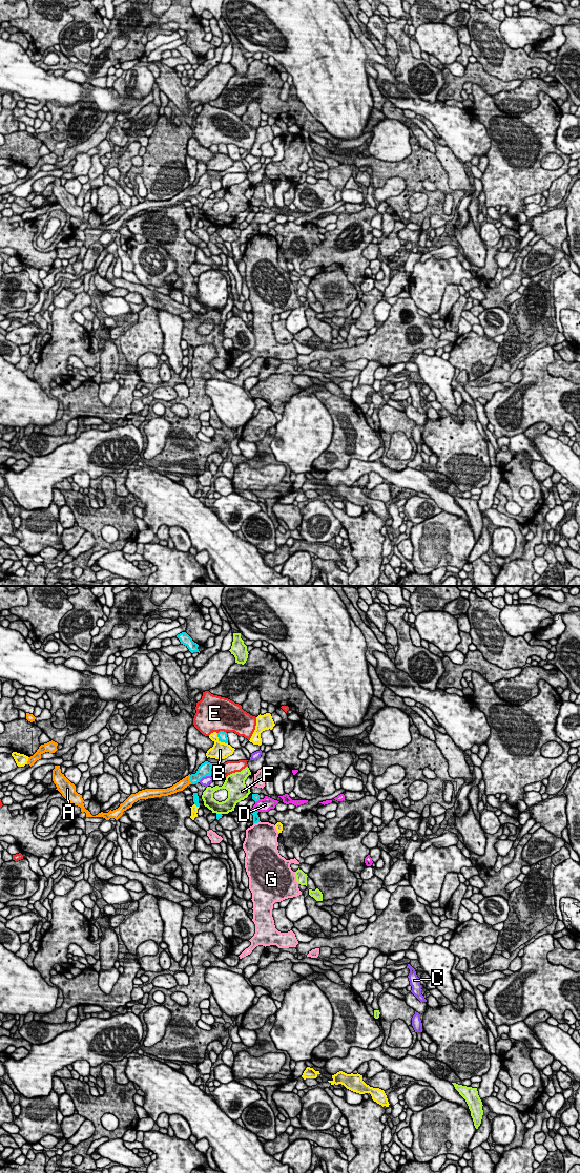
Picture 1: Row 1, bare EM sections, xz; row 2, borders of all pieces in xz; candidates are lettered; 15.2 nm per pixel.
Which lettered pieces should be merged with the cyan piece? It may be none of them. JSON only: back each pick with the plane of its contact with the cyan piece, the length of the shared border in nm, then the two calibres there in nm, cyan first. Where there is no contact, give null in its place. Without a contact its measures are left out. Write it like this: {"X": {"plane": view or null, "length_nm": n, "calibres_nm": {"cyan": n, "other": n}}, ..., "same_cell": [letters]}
{"A": {"plane": "xz", "length_nm": 150, "calibres_nm": {"cyan": 190, "other": 140}}, "same_cell": ["A"]}

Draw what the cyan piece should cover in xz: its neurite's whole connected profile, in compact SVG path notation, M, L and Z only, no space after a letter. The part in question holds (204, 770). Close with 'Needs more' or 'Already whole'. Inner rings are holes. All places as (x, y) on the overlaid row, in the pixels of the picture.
M205 761L202 763L195 774L189 774L175 784L173 784L170 788L167 789L145 789L142 791L139 791L136 794L131 794L123 803L120 804L120 807L113 811L109 811L108 813L99 813L96 816L92 816L88 810L84 807L84 800L82 798L82 795L78 794L76 792L76 786L71 783L64 774L61 773L60 766L55 766L55 769L53 770L53 781L56 784L57 789L62 796L71 803L71 805L78 805L81 808L81 812L86 813L86 817L103 817L106 820L109 820L110 818L115 818L118 820L122 815L123 812L127 809L131 808L134 802L137 802L140 799L148 799L148 798L154 798L154 797L161 797L161 796L168 796L171 794L174 794L179 791L183 791L185 788L187 788L189 784L195 784L200 782L200 780L203 777L211 776L211 768L215 767L219 769L222 769L223 764L220 763L210 763L208 761Z. Needs more

